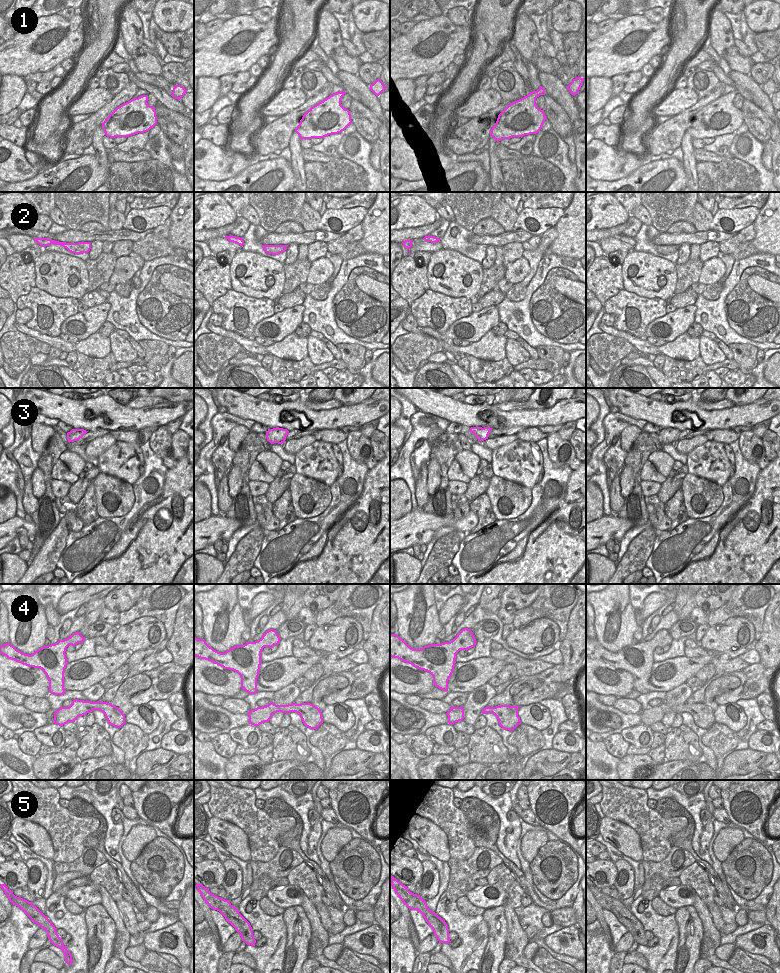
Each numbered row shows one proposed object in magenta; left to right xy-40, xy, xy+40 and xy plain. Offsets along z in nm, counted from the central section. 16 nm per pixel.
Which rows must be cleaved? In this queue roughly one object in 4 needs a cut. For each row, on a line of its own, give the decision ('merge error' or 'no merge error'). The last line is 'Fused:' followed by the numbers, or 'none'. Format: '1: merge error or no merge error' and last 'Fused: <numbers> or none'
1: no merge error
2: no merge error
3: merge error
4: no merge error
5: no merge error
Fused: 3

